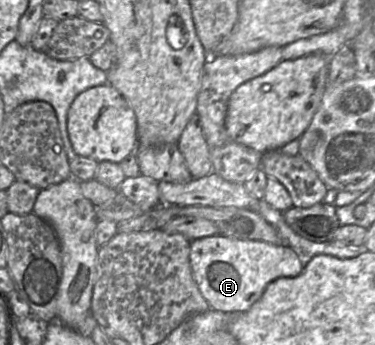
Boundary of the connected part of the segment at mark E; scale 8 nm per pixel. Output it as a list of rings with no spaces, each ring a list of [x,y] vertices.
[[[213,235],[190,240],[193,277],[211,309],[223,312],[247,311],[263,295],[267,285],[279,277],[296,277],[304,269],[289,246],[261,240],[235,239]]]

